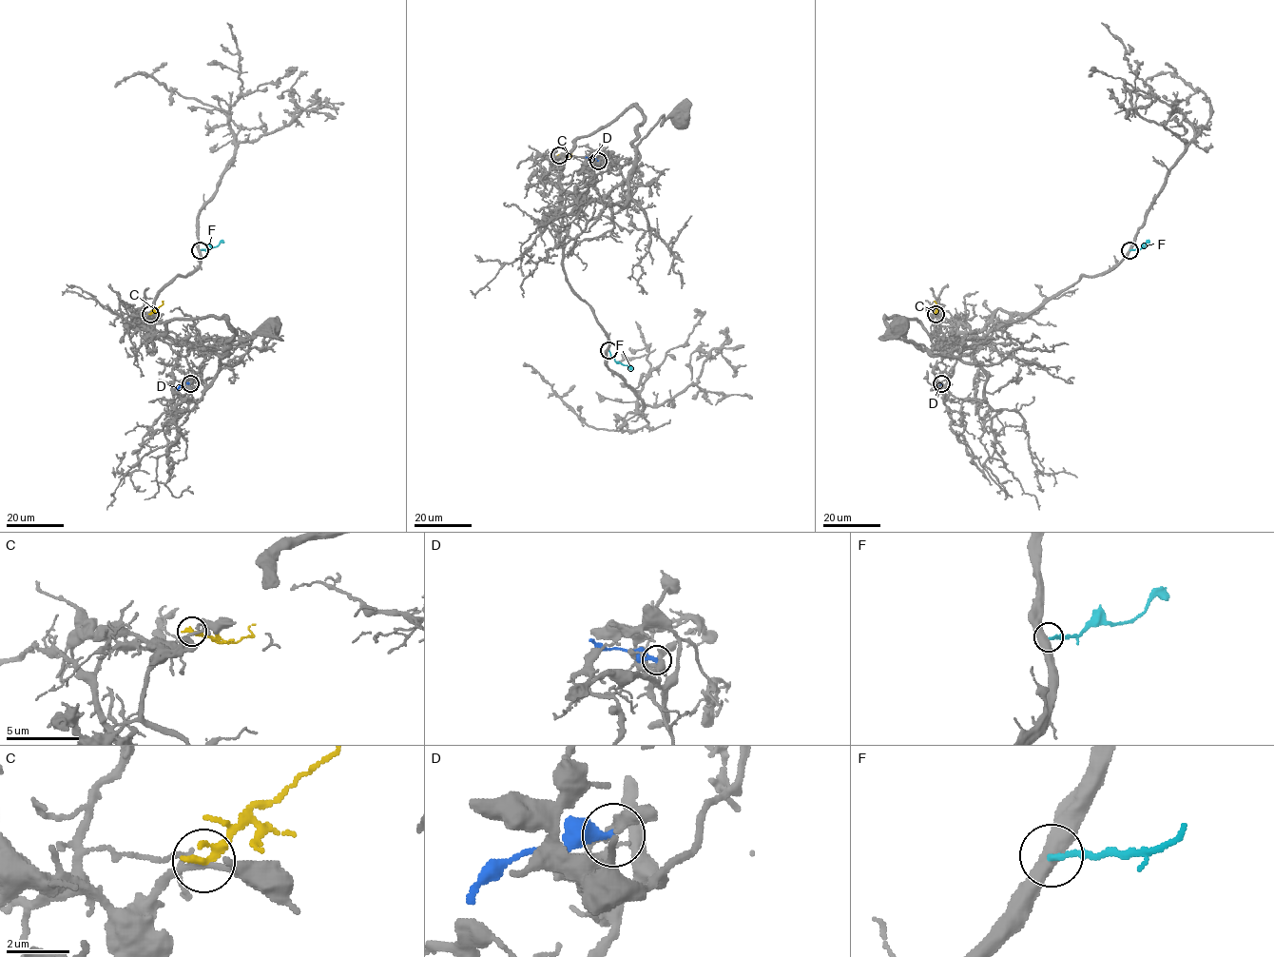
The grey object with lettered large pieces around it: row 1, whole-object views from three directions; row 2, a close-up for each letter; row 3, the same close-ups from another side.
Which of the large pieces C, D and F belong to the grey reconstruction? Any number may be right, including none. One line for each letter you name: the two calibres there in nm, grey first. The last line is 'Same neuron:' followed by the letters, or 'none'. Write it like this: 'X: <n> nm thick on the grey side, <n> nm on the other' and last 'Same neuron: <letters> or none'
Same neuron: none

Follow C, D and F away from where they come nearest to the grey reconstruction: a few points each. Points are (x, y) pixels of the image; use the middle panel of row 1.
C: (559, 155), (569, 157), (571, 153)
D: (598, 161), (586, 157)
F: (608, 349), (616, 361), (632, 369)

